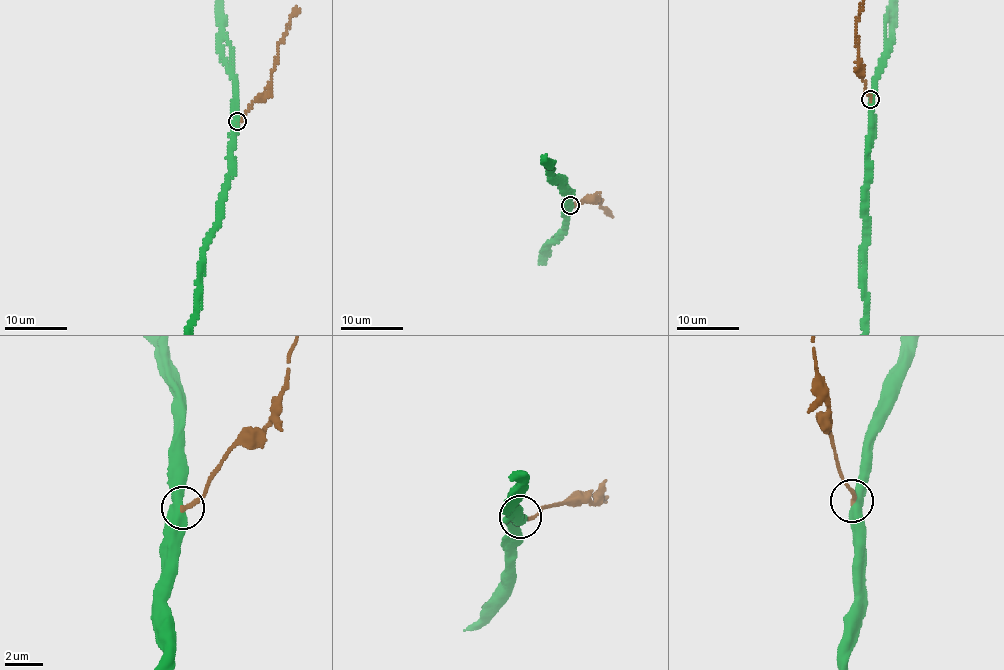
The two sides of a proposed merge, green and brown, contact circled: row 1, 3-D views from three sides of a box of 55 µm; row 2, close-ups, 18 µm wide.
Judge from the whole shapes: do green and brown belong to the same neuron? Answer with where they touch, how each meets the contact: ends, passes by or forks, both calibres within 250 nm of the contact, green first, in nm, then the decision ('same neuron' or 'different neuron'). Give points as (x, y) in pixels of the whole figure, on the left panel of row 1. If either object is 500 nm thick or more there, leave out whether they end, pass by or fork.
(237, 121) | 500/200 nm | different neuron

